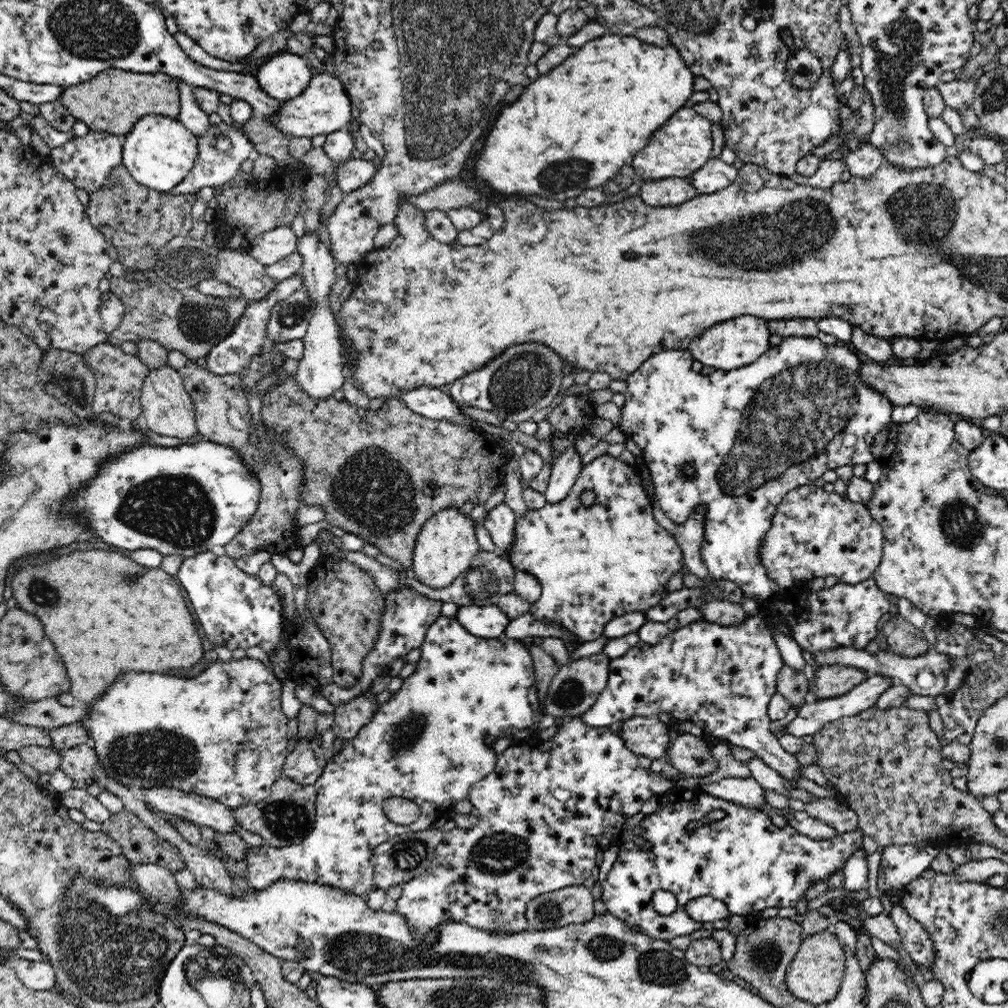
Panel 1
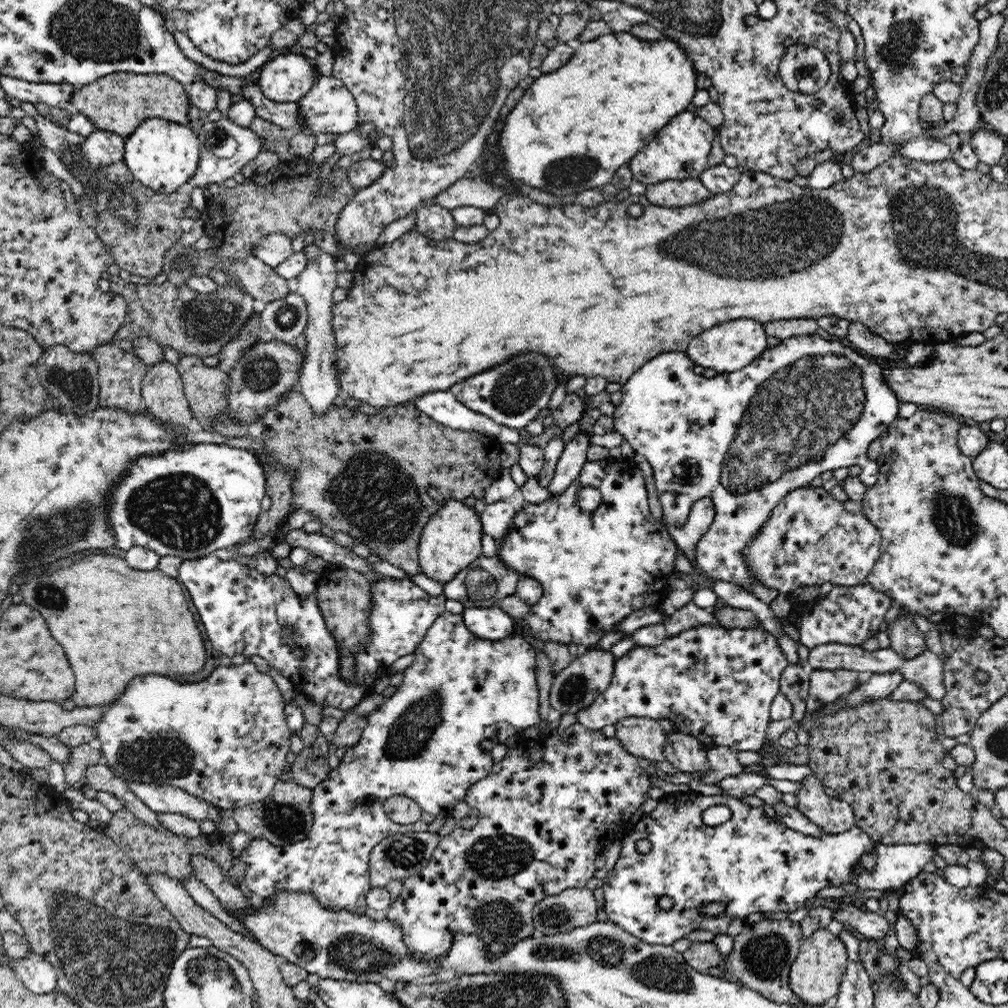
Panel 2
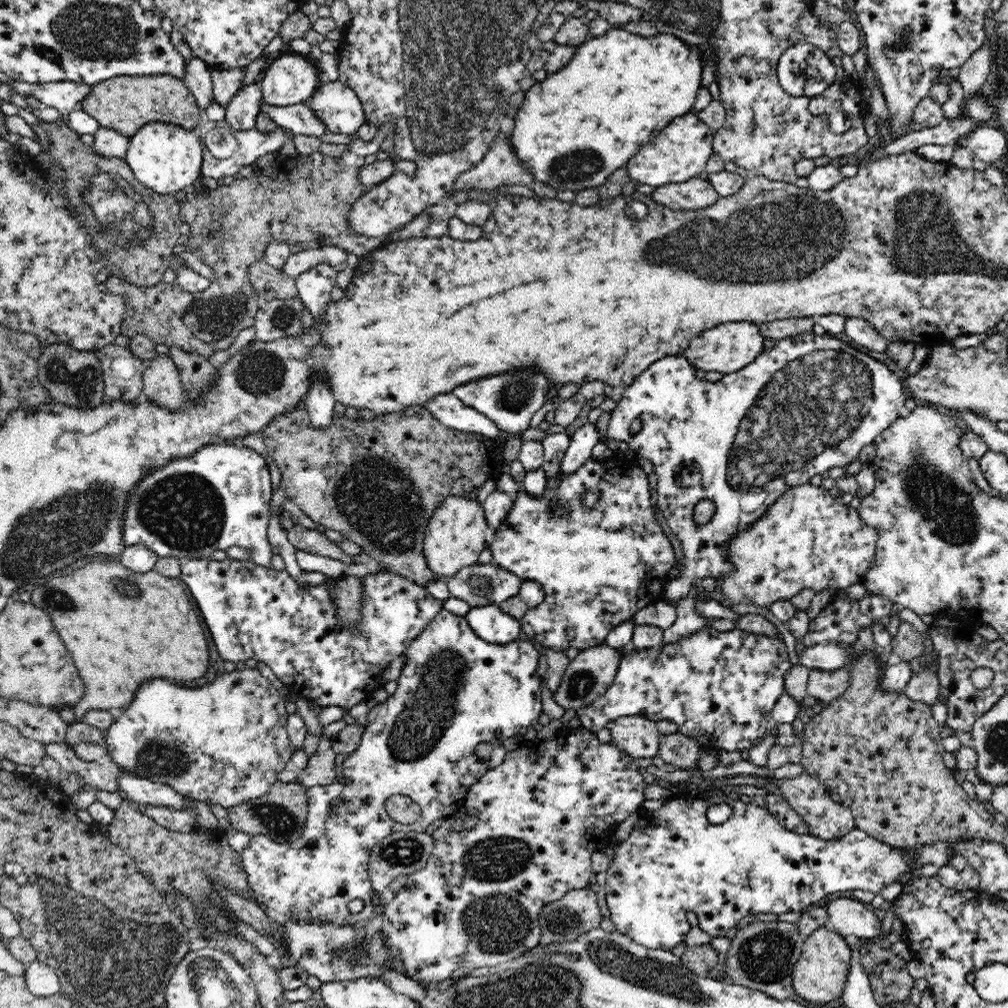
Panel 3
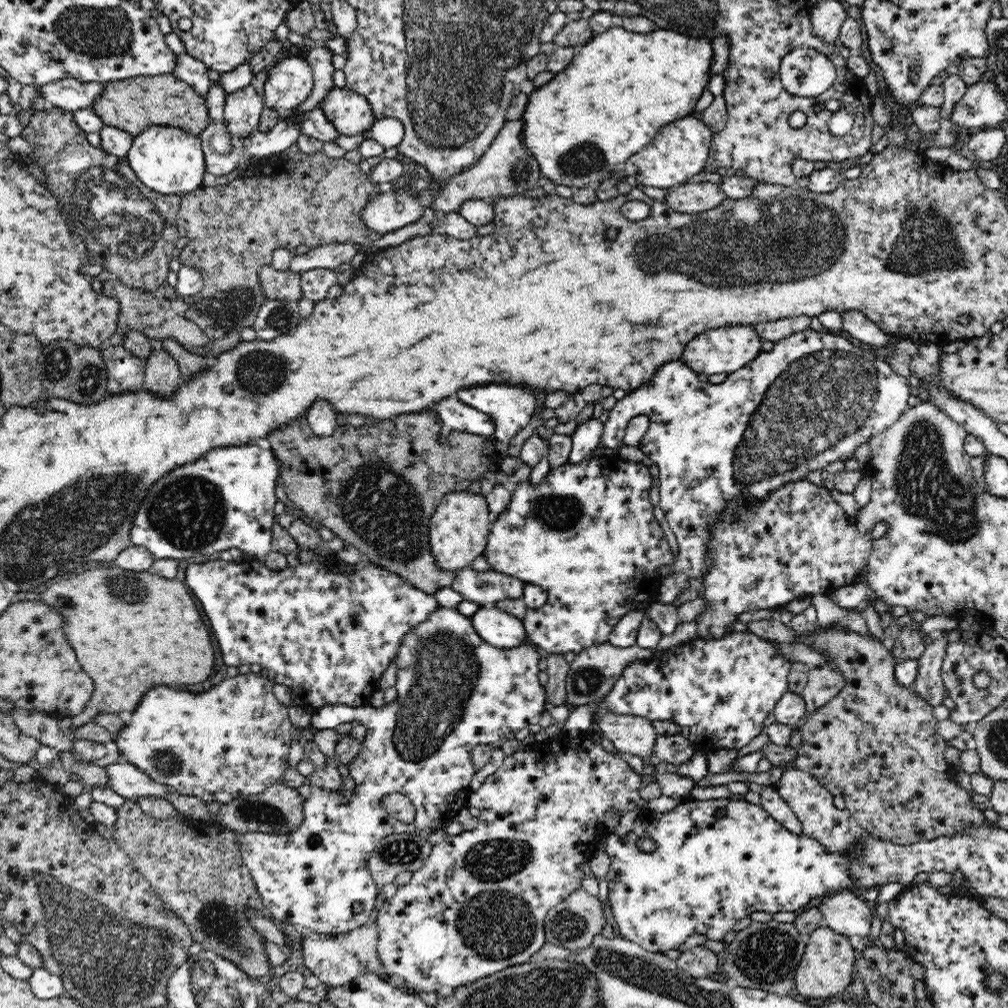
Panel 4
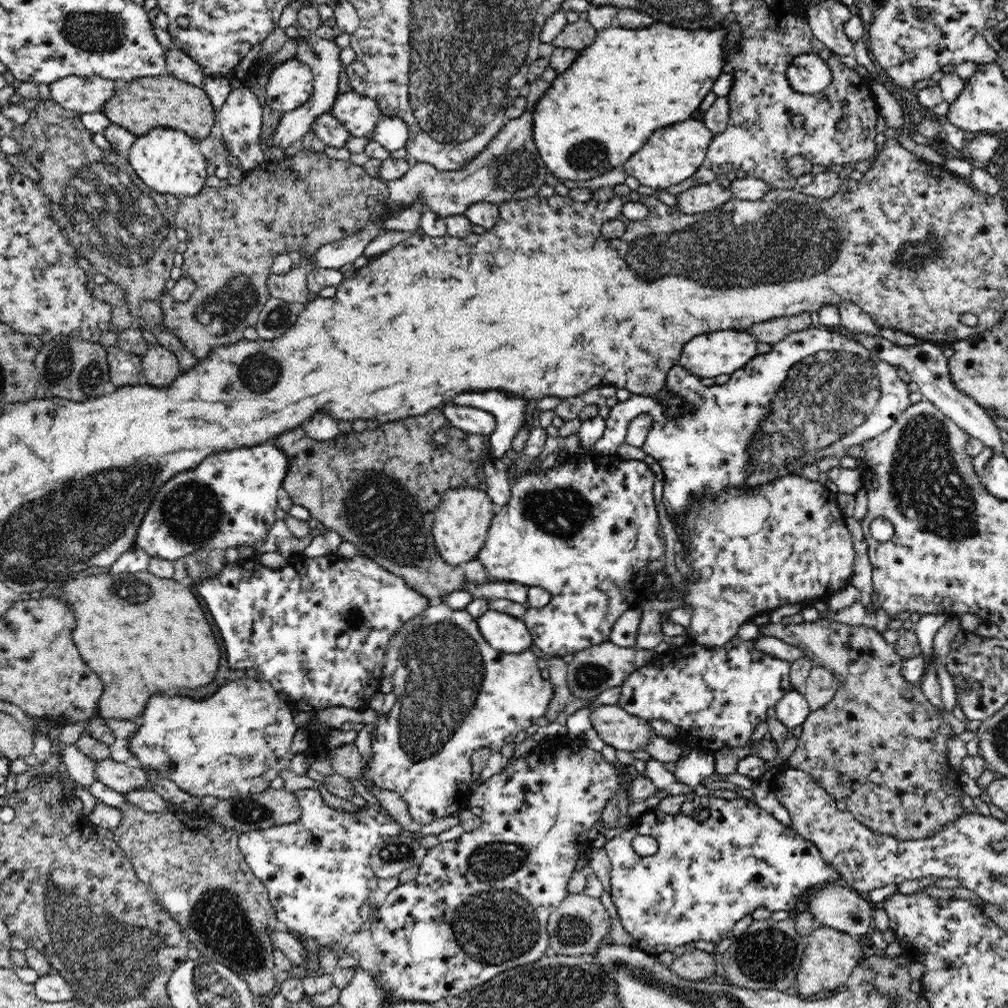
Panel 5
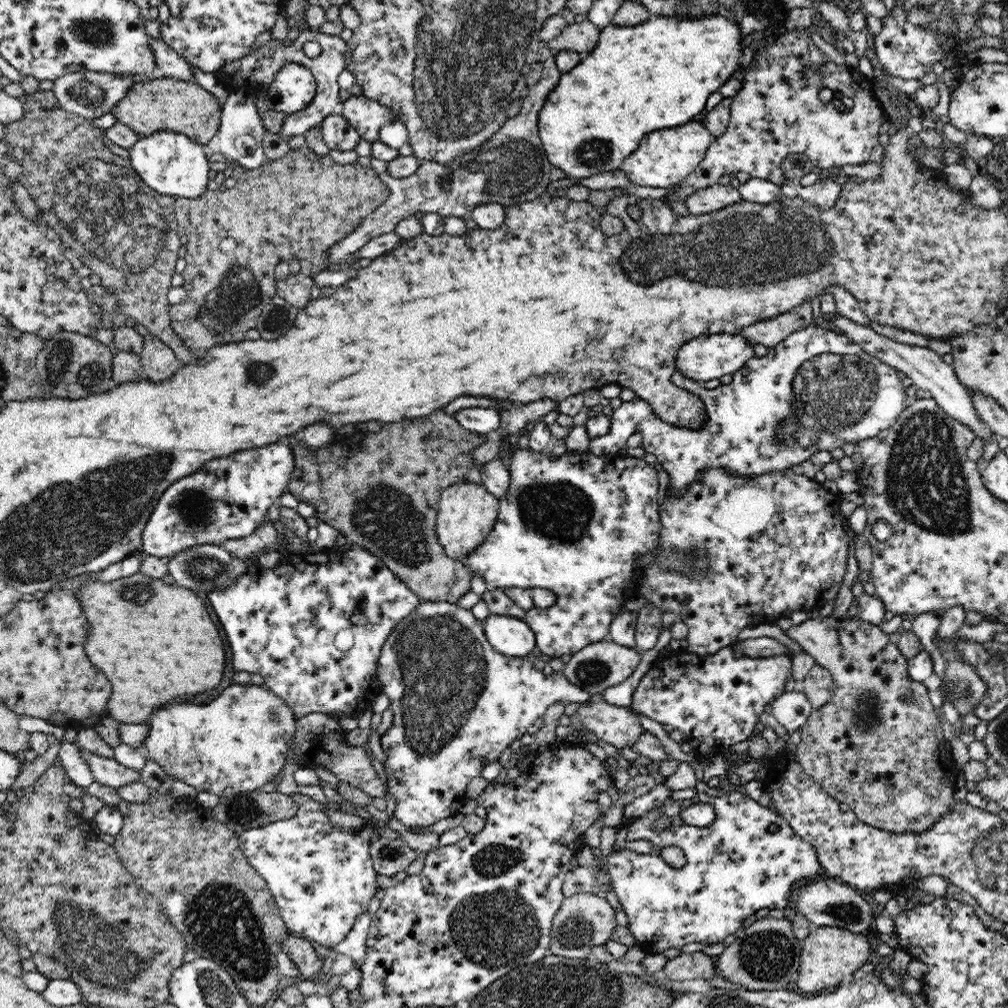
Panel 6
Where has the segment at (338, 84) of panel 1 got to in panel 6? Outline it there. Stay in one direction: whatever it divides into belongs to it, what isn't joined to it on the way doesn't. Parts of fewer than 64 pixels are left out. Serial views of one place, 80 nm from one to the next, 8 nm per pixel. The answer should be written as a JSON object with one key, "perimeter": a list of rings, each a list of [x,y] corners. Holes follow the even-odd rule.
{"perimeter":[[[350,95],[343,100],[341,115],[350,123],[359,135],[370,143],[379,139],[379,130],[382,125],[395,118],[395,114],[379,102],[367,96]]]}

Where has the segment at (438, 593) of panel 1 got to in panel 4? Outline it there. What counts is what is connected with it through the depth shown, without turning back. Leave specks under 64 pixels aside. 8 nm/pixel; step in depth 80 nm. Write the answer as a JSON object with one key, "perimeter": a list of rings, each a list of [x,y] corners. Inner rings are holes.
{"perimeter":[[[464,567],[456,572],[451,588],[460,592],[463,600],[484,607],[494,606],[499,600],[522,599],[524,585],[516,577],[492,569],[478,572],[472,567]]]}

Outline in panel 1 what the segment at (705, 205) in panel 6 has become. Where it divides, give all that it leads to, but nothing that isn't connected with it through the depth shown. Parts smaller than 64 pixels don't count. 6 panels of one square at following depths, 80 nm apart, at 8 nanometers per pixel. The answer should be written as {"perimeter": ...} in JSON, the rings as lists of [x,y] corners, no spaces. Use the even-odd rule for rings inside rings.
{"perimeter":[[[678,177],[664,180],[638,181],[639,195],[650,207],[666,207],[684,204],[700,195],[690,180]]]}

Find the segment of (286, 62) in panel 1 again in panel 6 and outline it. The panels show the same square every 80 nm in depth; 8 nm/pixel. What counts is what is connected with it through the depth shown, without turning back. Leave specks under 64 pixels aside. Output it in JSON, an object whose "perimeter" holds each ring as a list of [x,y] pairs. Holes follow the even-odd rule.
{"perimeter":[[[292,63],[281,68],[267,90],[271,108],[286,114],[306,108],[316,94],[316,80],[311,70]]]}

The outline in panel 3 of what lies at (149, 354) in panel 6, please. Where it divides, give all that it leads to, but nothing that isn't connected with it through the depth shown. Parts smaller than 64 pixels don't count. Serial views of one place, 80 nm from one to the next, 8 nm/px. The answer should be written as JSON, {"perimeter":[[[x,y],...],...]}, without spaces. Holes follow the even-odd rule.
{"perimeter":[[[158,355],[143,372],[143,397],[174,412],[187,400],[178,367],[170,355]]]}

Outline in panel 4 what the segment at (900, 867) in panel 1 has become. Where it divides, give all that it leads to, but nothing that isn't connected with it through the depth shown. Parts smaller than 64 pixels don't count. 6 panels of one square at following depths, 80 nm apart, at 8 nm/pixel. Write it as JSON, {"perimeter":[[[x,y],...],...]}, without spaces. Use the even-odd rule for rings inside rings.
{"perimeter":[[[694,798],[684,799],[672,810],[668,810],[664,813],[658,813],[650,810],[646,810],[642,815],[634,822],[633,829],[625,837],[620,839],[615,833],[606,834],[602,838],[602,847],[605,853],[610,856],[610,870],[606,876],[609,886],[609,905],[612,909],[614,920],[616,920],[616,926],[620,930],[620,934],[639,944],[642,948],[650,952],[664,953],[667,950],[678,949],[678,946],[682,944],[692,934],[704,934],[707,940],[722,940],[725,934],[728,934],[732,930],[734,924],[745,916],[750,916],[754,912],[766,912],[774,915],[778,912],[793,912],[795,913],[799,908],[809,905],[812,900],[820,898],[820,896],[827,896],[838,892],[840,890],[853,890],[861,892],[867,890],[866,888],[859,888],[856,885],[856,881],[850,877],[850,857],[840,853],[840,851],[830,852],[824,845],[820,844],[820,841],[808,837],[804,834],[796,834],[790,832],[783,827],[764,807],[756,805],[746,801],[746,799],[734,800],[732,798],[718,798],[709,800],[698,800]],[[720,809],[724,809],[724,816],[718,820],[715,817],[715,812]],[[640,838],[651,838],[655,845],[658,846],[658,850],[652,852],[642,852],[639,850],[636,842]]]}

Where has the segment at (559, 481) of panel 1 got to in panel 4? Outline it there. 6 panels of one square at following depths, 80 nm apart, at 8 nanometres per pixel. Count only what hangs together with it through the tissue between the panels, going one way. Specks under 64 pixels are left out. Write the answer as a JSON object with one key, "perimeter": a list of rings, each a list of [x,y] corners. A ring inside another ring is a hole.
{"perimeter":[[[592,417],[584,424],[578,425],[571,434],[572,448],[568,463],[578,464],[578,462],[595,455],[594,452],[600,447],[602,433],[603,424],[599,418]]]}

